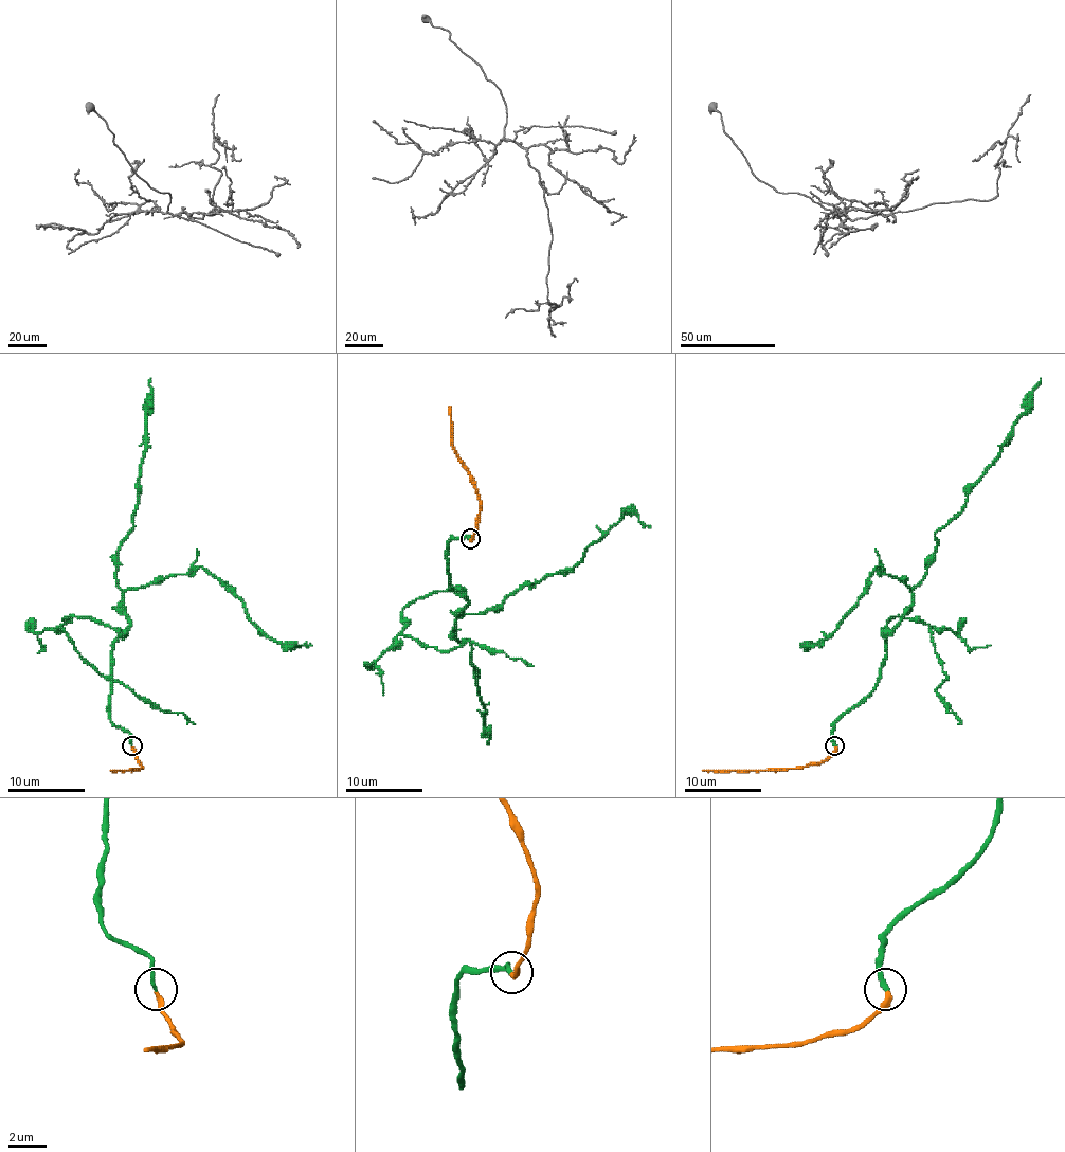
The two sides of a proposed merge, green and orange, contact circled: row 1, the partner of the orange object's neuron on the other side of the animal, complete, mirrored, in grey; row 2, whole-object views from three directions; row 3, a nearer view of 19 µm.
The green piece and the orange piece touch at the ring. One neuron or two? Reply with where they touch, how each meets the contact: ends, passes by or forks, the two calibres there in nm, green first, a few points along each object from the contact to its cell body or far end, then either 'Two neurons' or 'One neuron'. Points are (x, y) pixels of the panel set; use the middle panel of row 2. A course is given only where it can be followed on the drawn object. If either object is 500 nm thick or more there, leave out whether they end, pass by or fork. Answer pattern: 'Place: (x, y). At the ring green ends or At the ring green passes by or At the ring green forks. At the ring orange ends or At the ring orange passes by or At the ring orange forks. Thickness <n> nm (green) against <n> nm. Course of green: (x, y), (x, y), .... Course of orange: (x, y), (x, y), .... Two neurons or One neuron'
Place: (470, 539). At the ring green ends. At the ring orange ends. Thickness 240 nm (green) against 280 nm. Course of green: (470, 539), (449, 543), (450, 591), (468, 602), (454, 631), (471, 647), (489, 744). Course of orange: (470, 539), (477, 524), (480, 501), (468, 468), (452, 445), (449, 407). One neuron

